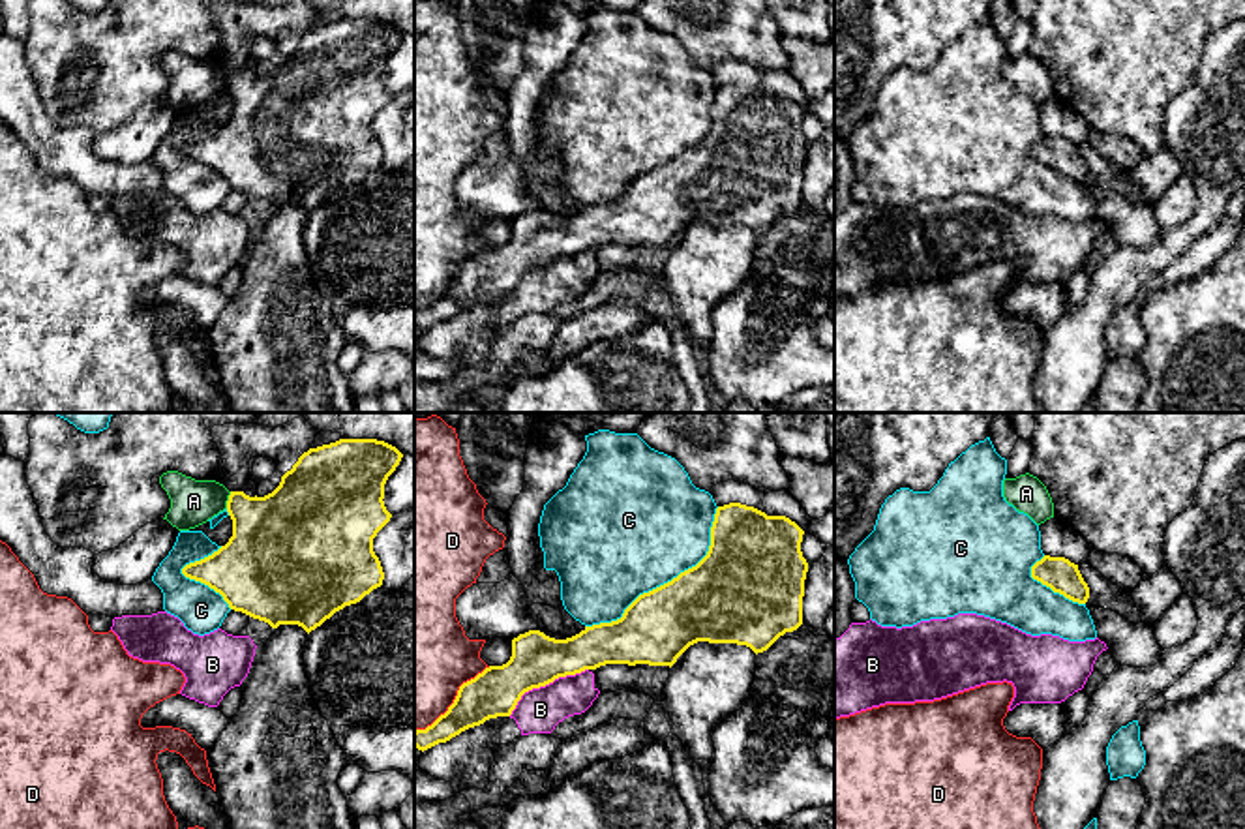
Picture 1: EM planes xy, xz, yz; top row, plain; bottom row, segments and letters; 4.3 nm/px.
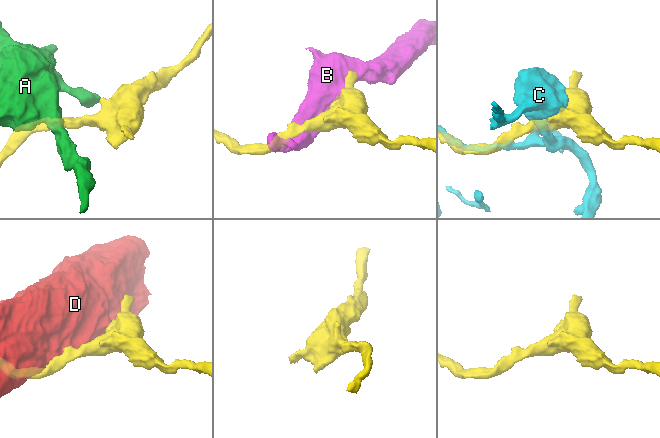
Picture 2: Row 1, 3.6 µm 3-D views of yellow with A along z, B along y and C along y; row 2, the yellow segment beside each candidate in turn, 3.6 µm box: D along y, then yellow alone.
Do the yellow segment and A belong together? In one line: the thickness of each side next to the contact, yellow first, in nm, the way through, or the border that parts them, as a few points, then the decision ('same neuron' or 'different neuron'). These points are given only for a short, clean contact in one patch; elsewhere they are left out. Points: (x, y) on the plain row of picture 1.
360/190 nm | along xy (231, 72), (225, 87) | different neuron

